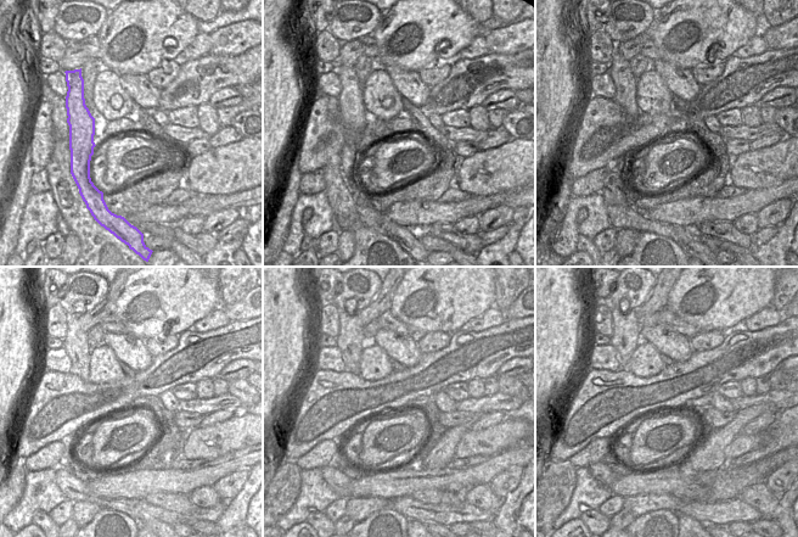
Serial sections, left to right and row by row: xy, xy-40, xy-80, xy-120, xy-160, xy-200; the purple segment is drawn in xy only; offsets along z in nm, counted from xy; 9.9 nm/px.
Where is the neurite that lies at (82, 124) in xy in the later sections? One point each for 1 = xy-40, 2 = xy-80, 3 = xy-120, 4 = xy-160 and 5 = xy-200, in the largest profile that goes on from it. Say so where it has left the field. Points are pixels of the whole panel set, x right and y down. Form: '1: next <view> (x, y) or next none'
1: next xy-40 (354, 117)
2: next xy-80 (624, 80)
3: next xy-120 (77, 346)
4: next xy-160 (350, 341)
5: next xy-200 (625, 336)

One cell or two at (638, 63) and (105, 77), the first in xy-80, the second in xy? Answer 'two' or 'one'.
two

